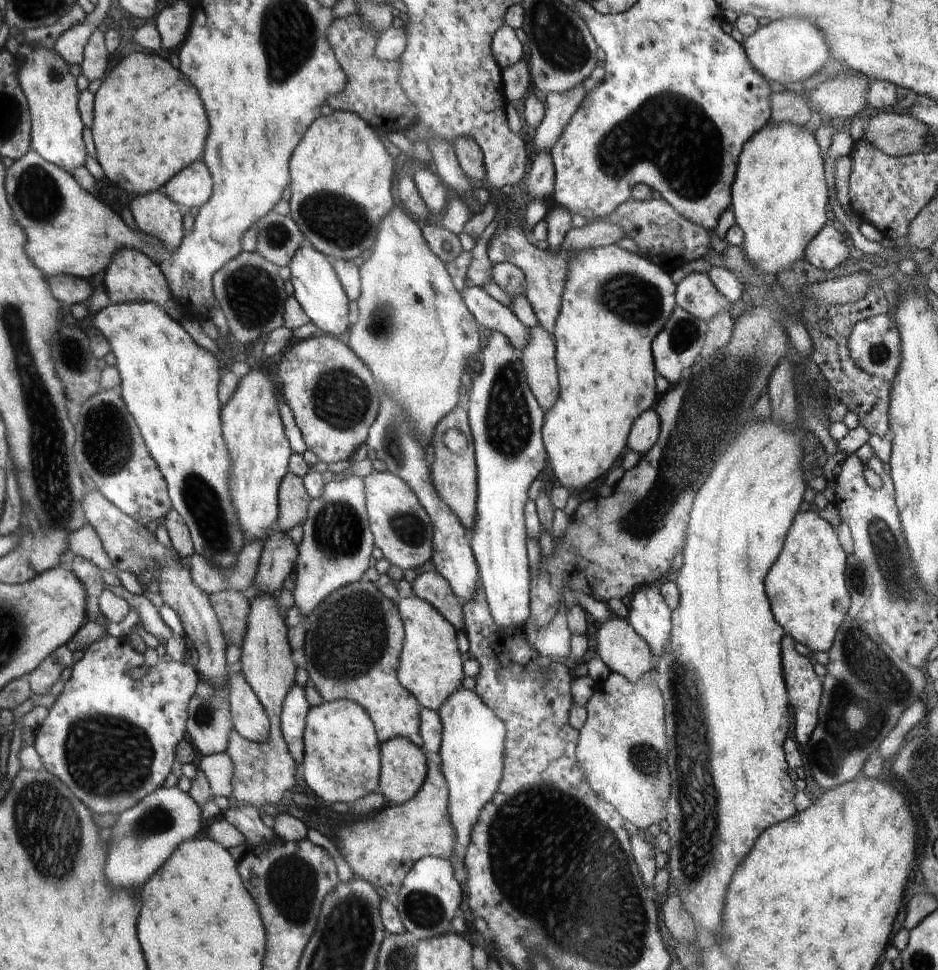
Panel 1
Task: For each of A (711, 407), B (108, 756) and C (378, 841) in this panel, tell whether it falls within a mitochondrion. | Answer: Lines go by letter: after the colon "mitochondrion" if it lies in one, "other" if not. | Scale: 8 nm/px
A: mitochondrion
B: mitochondrion
C: other

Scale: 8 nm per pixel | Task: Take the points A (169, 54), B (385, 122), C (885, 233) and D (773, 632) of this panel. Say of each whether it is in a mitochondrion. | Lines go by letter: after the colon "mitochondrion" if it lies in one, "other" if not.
A: other
B: other
C: other
D: other

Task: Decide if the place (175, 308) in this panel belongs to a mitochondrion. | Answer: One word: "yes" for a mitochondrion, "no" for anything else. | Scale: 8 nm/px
no

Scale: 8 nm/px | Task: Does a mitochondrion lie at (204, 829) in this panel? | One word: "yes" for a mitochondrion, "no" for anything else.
no

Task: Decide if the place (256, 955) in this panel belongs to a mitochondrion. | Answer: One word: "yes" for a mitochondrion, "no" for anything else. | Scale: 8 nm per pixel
no

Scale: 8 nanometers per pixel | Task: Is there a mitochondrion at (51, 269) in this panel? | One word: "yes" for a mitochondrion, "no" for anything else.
no

